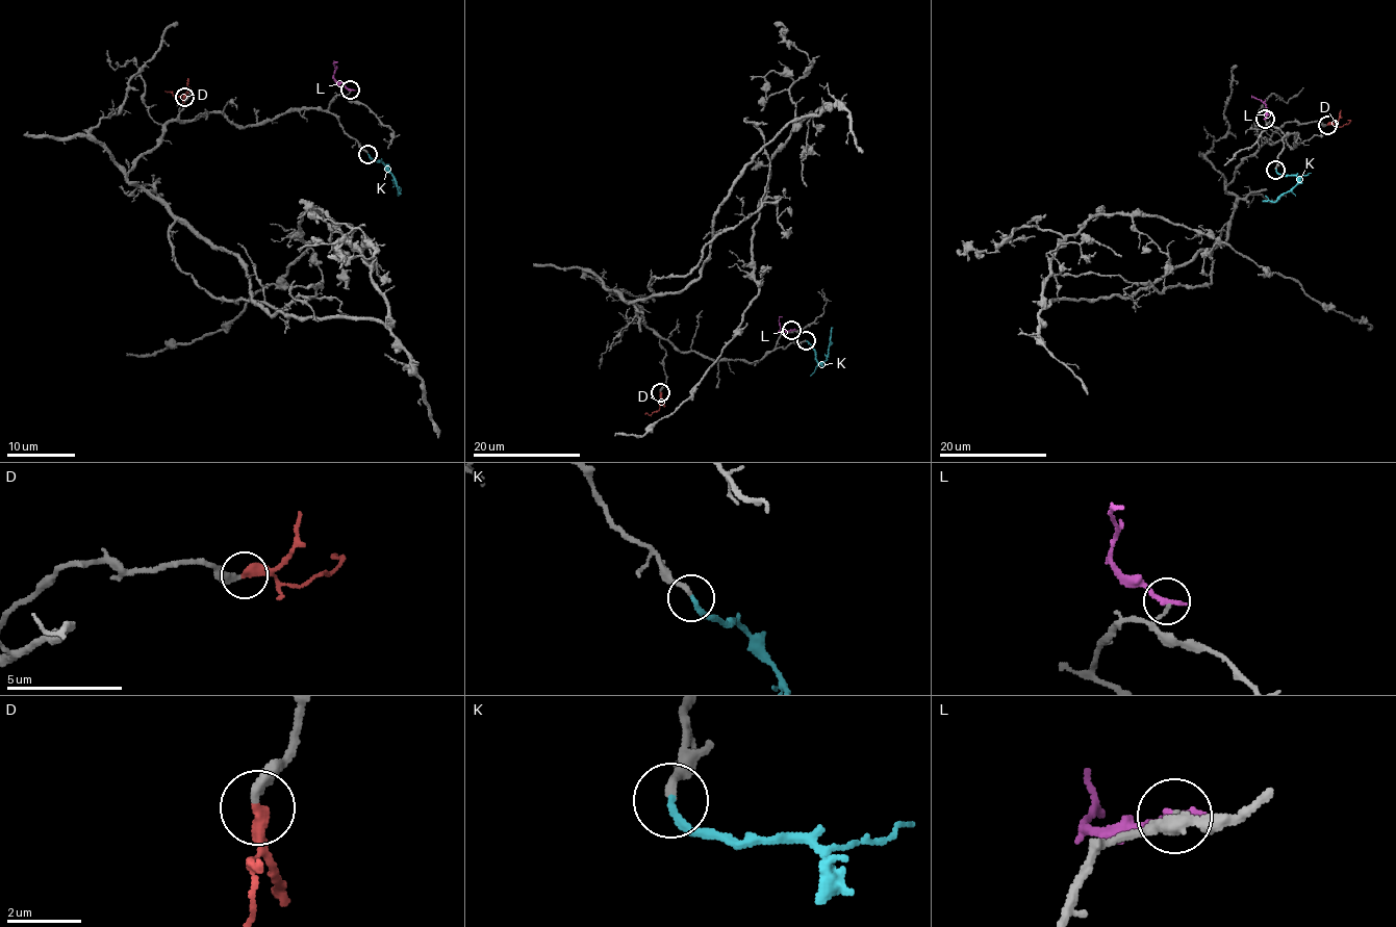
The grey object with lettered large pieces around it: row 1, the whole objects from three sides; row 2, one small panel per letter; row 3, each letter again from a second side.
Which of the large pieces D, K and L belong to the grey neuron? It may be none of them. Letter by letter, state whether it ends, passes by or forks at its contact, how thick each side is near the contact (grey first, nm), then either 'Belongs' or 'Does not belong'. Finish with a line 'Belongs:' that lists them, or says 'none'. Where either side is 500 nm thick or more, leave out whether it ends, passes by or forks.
D: It ends there. Thickness 320 nm (grey) against 400 nm. Belongs
K: It ends there. Thickness 200 nm (grey) against 190 nm. Belongs
L: It ends there. Thickness 140 nm (grey) against 300 nm. Does not belong
Belongs: D, K

